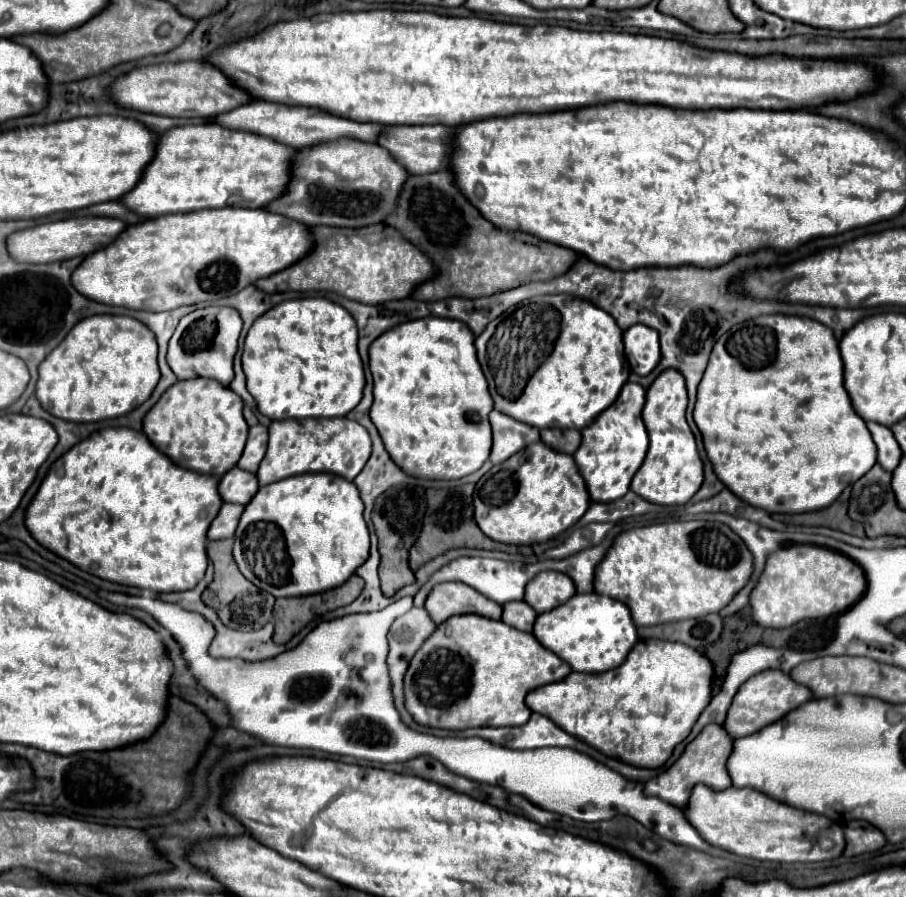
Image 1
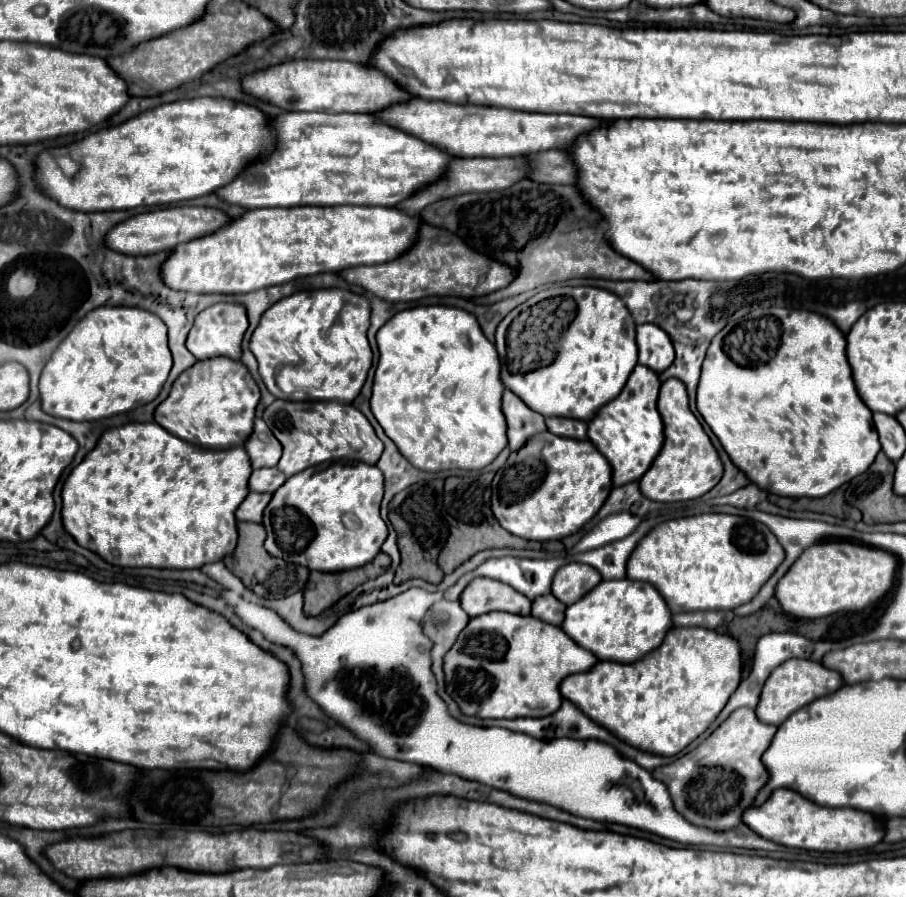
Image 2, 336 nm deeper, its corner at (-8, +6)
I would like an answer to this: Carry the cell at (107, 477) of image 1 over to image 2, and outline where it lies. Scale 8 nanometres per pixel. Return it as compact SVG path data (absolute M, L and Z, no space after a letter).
M131 422L125 425L111 428L101 435L97 446L83 458L81 464L77 464L71 474L67 476L63 484L63 508L61 508L61 520L63 528L75 538L75 542L95 554L99 554L105 562L113 566L123 568L171 568L171 570L187 570L187 568L201 568L211 562L219 562L225 556L229 556L235 550L237 542L237 528L235 528L235 510L249 494L247 480L251 474L249 458L245 458L245 450L229 448L229 450L203 450L197 446L191 446L177 436L169 434L165 428L161 428L156 422Z

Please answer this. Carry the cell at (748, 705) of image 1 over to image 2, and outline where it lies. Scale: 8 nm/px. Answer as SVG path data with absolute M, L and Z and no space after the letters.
M791 658L791 660L783 662L779 668L775 668L775 672L771 672L771 676L767 678L767 682L765 682L763 690L761 690L761 698L759 698L759 704L755 708L755 714L765 724L779 726L795 710L807 706L809 702L813 702L813 700L817 700L821 696L827 696L827 694L835 692L841 686L843 686L843 678L841 678L839 672L827 670L825 666L821 666L819 662L813 662L813 660Z

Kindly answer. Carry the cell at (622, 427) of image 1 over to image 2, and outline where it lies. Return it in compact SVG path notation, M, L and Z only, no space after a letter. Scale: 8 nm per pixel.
M637 364L627 384L623 386L621 394L609 404L605 404L589 422L587 436L611 464L613 486L639 480L649 470L649 466L653 464L655 456L663 446L663 420L657 412L657 392L659 392L657 374L651 368Z

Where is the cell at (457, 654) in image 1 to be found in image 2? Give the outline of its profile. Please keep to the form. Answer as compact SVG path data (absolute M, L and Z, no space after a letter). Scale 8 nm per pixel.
M487 612L471 618L459 634L453 648L443 658L445 686L449 696L457 702L465 716L479 718L541 718L555 712L561 704L559 682L571 674L589 670L597 658L575 644L559 626L551 626L533 616L519 616L507 612Z

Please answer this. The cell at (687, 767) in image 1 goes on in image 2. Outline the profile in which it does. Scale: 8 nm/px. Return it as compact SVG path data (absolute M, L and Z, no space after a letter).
M739 708L699 748L653 770L653 776L667 784L675 808L691 824L711 830L731 830L741 824L743 810L753 804L755 794L769 778L761 764L761 754L771 744L775 732L777 726L759 722L755 710Z

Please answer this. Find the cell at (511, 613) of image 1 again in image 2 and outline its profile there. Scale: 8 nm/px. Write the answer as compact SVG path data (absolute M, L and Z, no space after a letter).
M547 594L547 596L539 596L533 600L533 606L531 606L531 616L547 622L547 624L553 624L553 626L559 626L565 618L565 604L559 606L559 600L553 596L553 594Z

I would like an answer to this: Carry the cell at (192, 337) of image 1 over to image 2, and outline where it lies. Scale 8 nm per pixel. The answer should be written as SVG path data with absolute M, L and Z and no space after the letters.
M229 302L213 304L213 306L205 308L203 312L199 312L199 316L195 318L195 324L187 338L187 348L191 350L191 354L197 360L209 360L209 358L217 358L217 356L239 360L241 358L241 340L243 340L247 326L249 326L247 312L241 304L229 304Z

